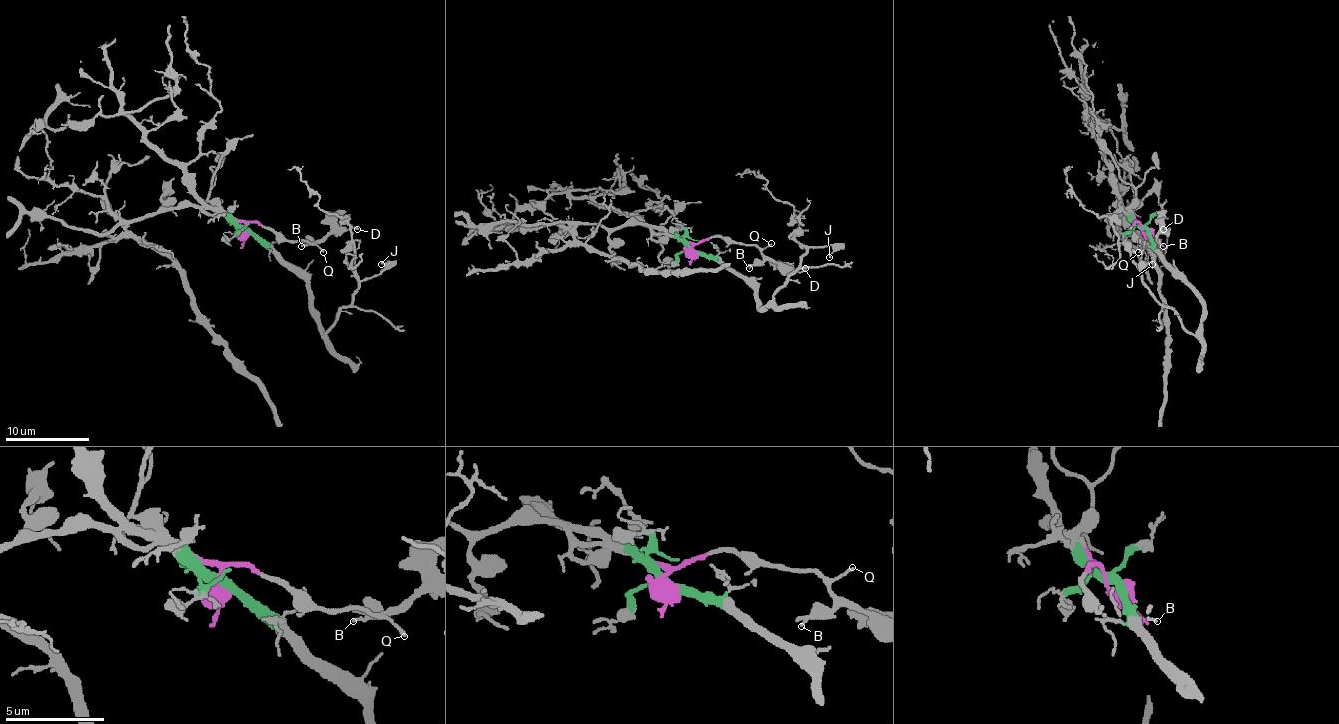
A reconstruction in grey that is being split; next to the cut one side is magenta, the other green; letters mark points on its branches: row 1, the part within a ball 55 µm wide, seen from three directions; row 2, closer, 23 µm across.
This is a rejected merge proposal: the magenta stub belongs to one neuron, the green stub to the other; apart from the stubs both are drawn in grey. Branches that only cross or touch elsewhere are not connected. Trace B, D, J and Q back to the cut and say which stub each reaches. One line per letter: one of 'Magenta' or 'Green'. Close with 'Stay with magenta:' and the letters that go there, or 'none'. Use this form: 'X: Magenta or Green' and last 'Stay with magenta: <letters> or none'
B: Magenta
D: Magenta
J: Green
Q: Magenta
Stay with magenta: B, D, Q

